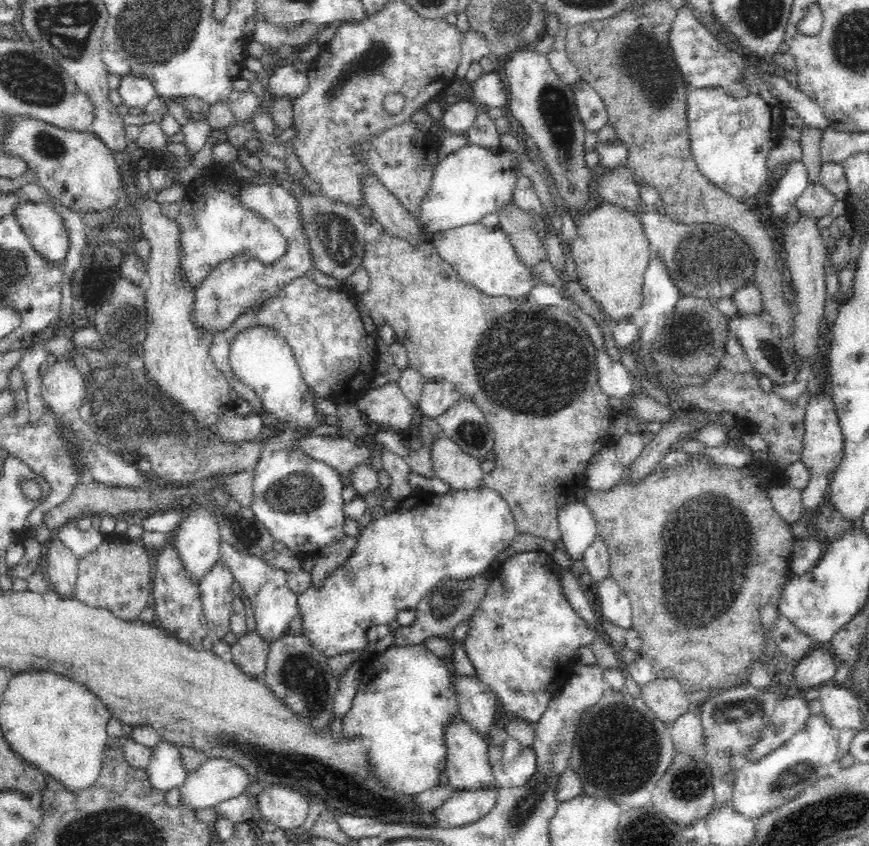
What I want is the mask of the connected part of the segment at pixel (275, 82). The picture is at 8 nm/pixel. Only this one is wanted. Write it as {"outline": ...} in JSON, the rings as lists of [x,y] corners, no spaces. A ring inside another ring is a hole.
{"outline":[[[292,65],[273,67],[270,76],[269,91],[274,98],[296,99],[308,90],[309,79],[307,74],[301,73]]]}

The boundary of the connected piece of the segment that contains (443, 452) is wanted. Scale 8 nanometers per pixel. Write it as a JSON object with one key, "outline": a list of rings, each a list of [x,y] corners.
{"outline":[[[440,433],[430,448],[435,477],[448,483],[451,491],[472,490],[485,486],[482,460],[469,456],[454,440]]]}

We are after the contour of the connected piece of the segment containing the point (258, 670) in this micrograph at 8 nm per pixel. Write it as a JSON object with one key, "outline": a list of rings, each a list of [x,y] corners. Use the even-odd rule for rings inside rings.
{"outline":[[[257,630],[248,631],[231,646],[228,658],[244,672],[246,676],[261,678],[266,668],[270,644]]]}

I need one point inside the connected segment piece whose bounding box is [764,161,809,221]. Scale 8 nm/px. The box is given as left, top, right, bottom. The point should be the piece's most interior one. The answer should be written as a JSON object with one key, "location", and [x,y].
{"location":[790,186]}

